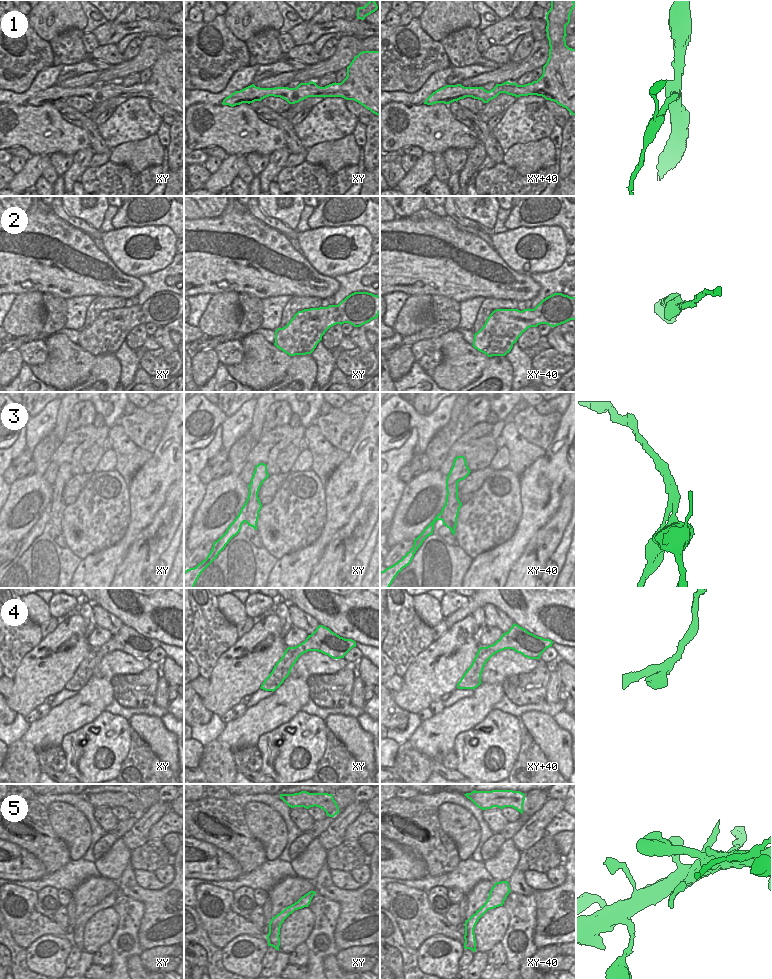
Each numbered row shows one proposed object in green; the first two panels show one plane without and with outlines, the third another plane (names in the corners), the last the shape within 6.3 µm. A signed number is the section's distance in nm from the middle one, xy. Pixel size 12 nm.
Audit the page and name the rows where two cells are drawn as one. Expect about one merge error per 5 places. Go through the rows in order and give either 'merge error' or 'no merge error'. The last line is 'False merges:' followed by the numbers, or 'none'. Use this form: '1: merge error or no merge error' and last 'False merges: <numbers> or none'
1: no merge error
2: no merge error
3: merge error
4: no merge error
5: no merge error
False merges: 3

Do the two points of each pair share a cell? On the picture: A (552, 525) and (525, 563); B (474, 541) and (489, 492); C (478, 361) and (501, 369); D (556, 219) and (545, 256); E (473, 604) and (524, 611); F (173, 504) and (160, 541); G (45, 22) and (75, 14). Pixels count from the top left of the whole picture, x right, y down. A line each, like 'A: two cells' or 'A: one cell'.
A: one cell
B: one cell
C: two cells
D: two cells
E: one cell
F: one cell
G: one cell

